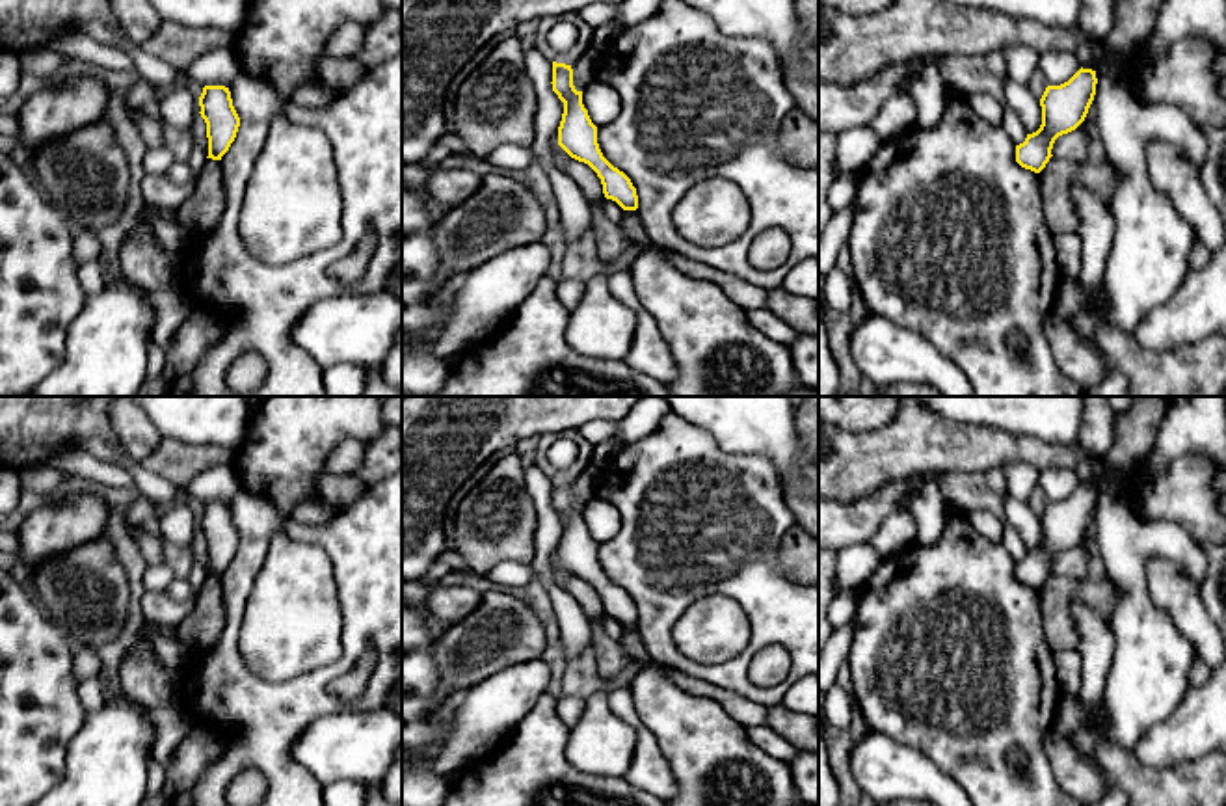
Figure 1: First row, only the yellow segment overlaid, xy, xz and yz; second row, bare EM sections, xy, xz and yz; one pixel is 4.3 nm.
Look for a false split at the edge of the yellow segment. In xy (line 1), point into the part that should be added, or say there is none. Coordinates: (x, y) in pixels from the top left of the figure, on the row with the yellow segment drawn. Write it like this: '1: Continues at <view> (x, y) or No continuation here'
1: No continuation here

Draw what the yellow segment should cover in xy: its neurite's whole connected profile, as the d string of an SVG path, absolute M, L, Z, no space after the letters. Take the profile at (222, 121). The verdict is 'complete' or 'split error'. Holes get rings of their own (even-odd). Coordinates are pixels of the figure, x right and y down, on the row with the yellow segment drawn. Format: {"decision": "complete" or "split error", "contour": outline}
{"decision": "complete", "contour": "M205 86L199 97L201 117L207 123L208 156L221 160L236 138L240 117L225 86Z"}

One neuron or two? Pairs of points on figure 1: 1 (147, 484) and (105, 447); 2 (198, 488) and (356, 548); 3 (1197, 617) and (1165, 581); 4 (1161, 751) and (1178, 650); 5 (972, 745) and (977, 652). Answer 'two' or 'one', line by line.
1: one
2: two
3: one
4: two
5: one

